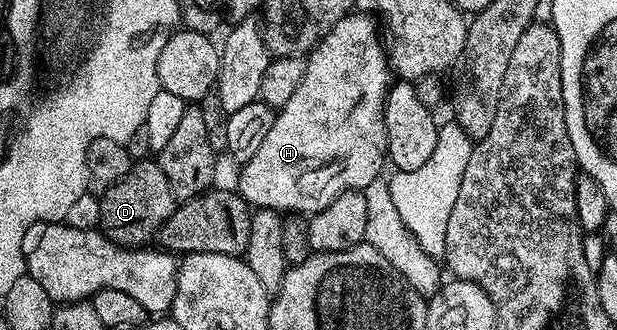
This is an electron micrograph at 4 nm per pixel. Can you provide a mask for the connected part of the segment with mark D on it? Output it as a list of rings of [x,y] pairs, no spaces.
[[[133,161],[132,166],[119,180],[99,195],[100,220],[98,229],[104,237],[125,248],[144,248],[153,241],[161,222],[174,209],[172,190],[160,171],[159,161]]]

